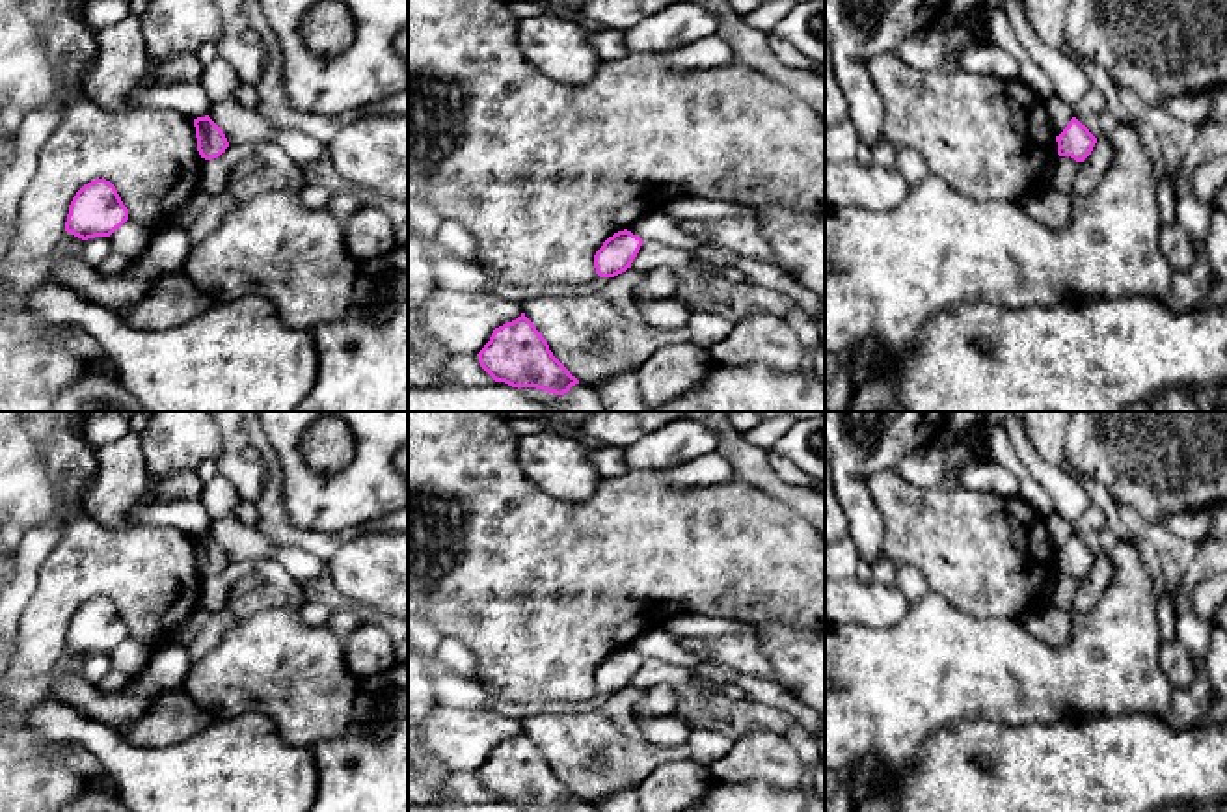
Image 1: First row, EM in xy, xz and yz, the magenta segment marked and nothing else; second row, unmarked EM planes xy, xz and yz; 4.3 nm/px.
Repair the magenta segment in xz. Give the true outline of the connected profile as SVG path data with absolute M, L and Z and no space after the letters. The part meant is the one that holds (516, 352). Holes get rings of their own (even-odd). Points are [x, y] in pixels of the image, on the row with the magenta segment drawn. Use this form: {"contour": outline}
{"contour": "M521 313L516 320L493 330L490 341L477 354L480 367L495 380L512 387L536 387L564 395L579 384L553 356L547 341Z"}

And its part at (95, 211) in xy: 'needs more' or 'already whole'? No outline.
needs more

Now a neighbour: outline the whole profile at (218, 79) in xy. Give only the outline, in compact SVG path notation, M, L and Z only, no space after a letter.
M222 56L203 67L199 78L199 84L210 101L236 99L238 82L238 74L235 73L233 65Z

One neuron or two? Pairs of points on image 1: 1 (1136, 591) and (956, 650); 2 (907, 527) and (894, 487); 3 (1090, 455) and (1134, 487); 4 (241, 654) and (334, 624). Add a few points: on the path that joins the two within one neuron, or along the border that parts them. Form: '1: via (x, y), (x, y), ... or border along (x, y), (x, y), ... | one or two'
1: via (1092, 636), (1069, 658), (1000, 658) | one
2: via (907, 518), (907, 509), (894, 496) | one
3: via (1101, 455), (1123, 475) | one
4: border along (324, 626), (343, 641) | two

